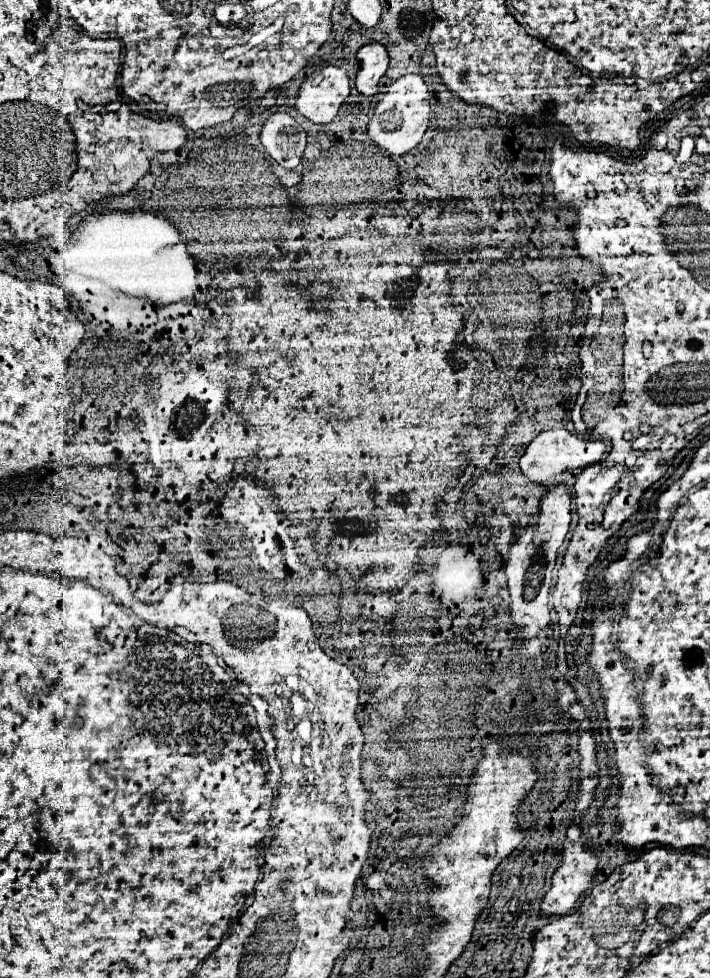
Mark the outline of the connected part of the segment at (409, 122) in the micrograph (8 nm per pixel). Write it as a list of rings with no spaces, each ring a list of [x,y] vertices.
[[[405,74],[397,80],[393,80],[385,92],[381,94],[381,100],[375,104],[375,114],[367,126],[367,136],[381,146],[385,152],[401,156],[407,154],[411,148],[415,148],[425,134],[429,126],[429,88],[425,80],[419,74]]]

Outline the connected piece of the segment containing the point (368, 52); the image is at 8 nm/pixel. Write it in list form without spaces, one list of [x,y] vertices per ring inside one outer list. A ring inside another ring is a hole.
[[[369,42],[357,50],[357,60],[359,60],[357,90],[363,96],[377,94],[379,78],[385,74],[387,64],[389,64],[387,48],[379,42]]]

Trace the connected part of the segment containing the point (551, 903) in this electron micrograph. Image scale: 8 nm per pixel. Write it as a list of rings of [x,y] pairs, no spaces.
[[[569,838],[564,844],[559,868],[555,870],[555,874],[551,878],[551,888],[549,888],[547,896],[543,898],[543,916],[565,916],[565,914],[569,914],[569,910],[575,906],[579,896],[589,888],[595,872],[597,872],[595,854],[585,850],[581,841]]]

